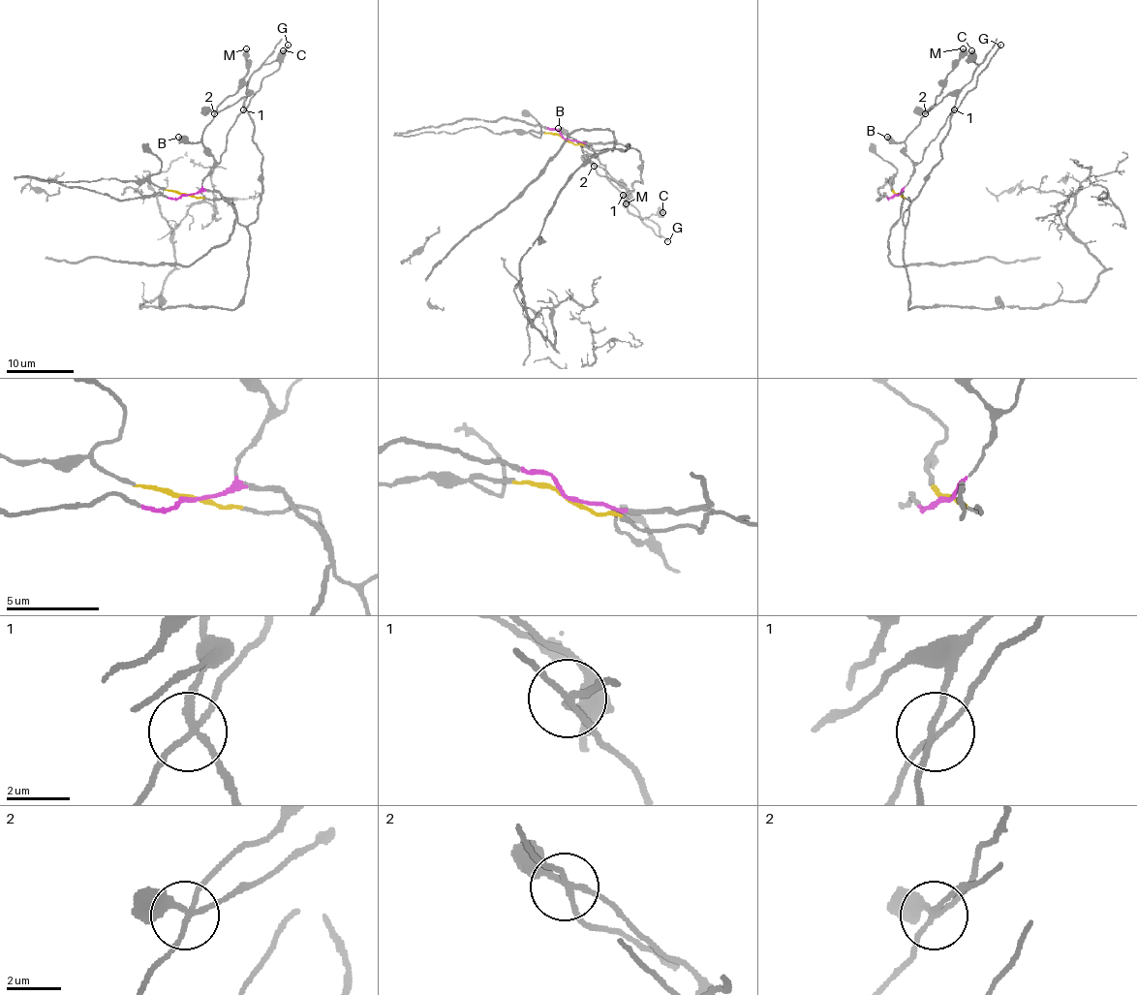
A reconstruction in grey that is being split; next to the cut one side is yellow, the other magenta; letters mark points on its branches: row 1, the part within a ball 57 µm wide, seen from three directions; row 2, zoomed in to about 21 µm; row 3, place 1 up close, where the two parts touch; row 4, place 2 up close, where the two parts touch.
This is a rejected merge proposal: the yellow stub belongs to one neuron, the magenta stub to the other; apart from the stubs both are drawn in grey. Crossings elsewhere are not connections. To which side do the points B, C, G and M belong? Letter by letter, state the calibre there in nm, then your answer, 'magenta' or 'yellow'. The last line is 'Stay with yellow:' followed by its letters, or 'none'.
B: 550 nm | magenta
C: 600 nm | yellow
G: 150 nm | magenta
M: 550 nm | magenta
Stay with yellow: C

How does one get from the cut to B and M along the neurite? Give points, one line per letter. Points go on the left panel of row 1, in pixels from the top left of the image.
B: (185, 194), (196, 194), (201, 187), (214, 162), (200, 142), (185, 142), (178, 136)
M: (185, 194), (197, 192), (212, 167), (214, 158), (201, 135), (215, 108), (237, 90), (248, 70), (246, 48)

